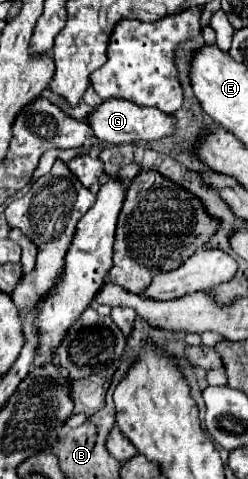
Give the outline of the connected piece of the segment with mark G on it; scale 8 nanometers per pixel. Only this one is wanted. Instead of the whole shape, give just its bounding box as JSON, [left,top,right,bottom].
[85,98,175,144]

